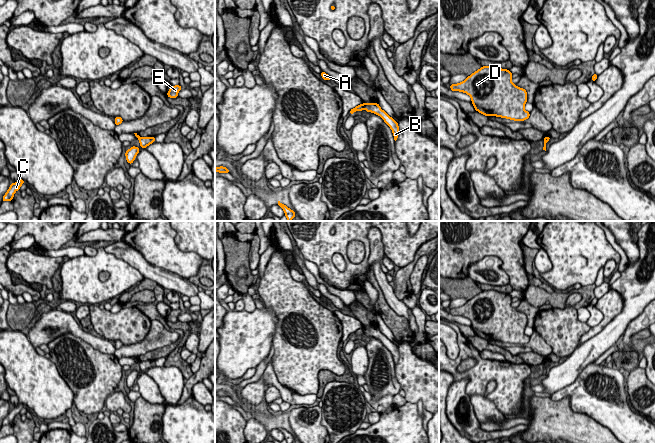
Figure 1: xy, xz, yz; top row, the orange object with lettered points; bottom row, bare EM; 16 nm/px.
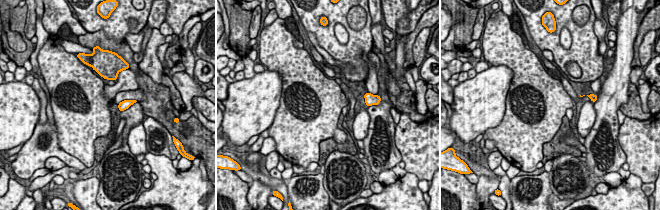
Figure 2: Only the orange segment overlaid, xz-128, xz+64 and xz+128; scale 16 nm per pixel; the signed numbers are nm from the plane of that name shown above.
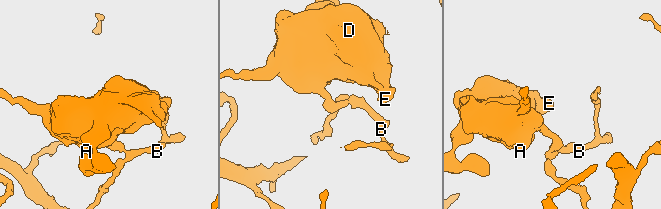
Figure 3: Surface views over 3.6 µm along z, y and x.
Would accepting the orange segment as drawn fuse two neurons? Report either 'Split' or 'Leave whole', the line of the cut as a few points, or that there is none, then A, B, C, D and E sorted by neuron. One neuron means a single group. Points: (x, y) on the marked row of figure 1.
Split. Split along xz (362, 104), (363, 108). Groups: A D E / B C

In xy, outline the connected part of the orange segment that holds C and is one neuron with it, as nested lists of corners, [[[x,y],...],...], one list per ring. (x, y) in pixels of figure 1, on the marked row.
[[[19,179],[16,183],[11,183],[8,191],[5,193],[5,195],[2,198],[2,201],[12,201],[13,196],[17,190],[20,190],[21,185],[25,183],[24,180]]]

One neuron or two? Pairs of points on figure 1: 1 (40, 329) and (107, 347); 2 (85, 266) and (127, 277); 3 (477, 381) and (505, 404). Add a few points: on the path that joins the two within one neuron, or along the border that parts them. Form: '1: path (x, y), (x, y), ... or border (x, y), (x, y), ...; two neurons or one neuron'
1: path (57, 325), (70, 325), (90, 339); one neuron
2: path (95, 266), (114, 266), (117, 269); one neuron
3: path (488, 377), (495, 377), (505, 387), (505, 393); one neuron

